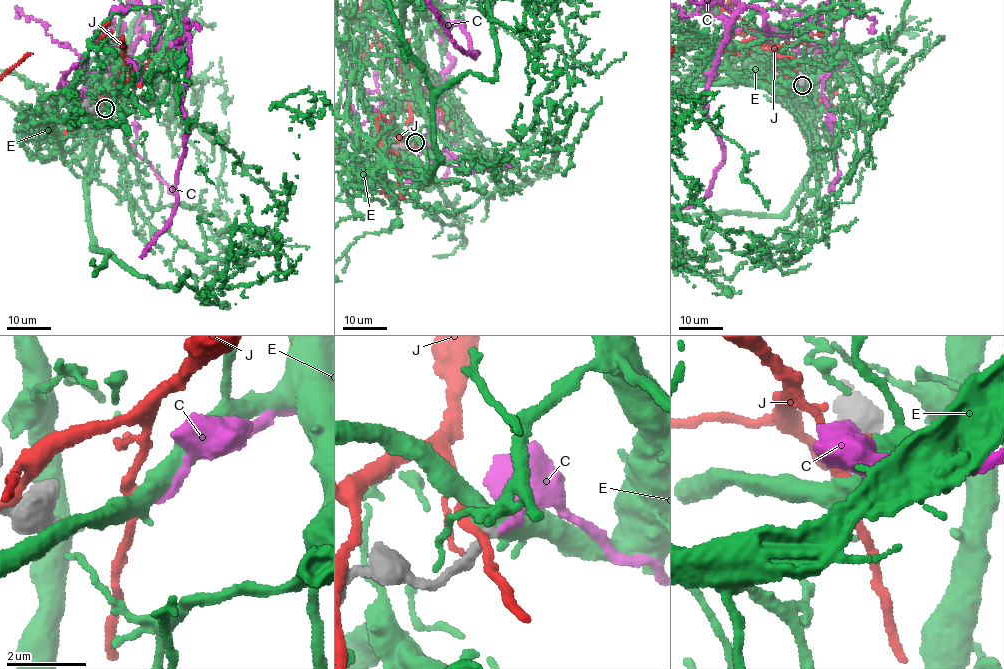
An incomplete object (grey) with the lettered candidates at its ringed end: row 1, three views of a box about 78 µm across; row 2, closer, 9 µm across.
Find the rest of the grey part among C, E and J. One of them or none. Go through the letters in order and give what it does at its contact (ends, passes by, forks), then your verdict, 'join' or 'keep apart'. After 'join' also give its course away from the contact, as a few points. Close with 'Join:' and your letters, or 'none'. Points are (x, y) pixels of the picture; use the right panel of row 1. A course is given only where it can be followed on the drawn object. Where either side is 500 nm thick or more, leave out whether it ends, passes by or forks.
C: it ends; join
E: it passes by; keep apart
J: it passes by; keep apart
Join: C

